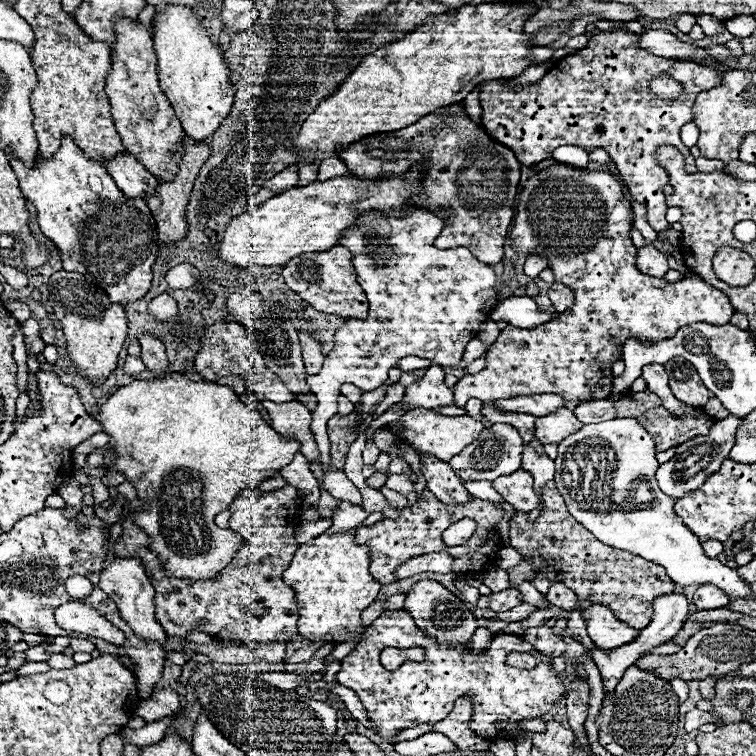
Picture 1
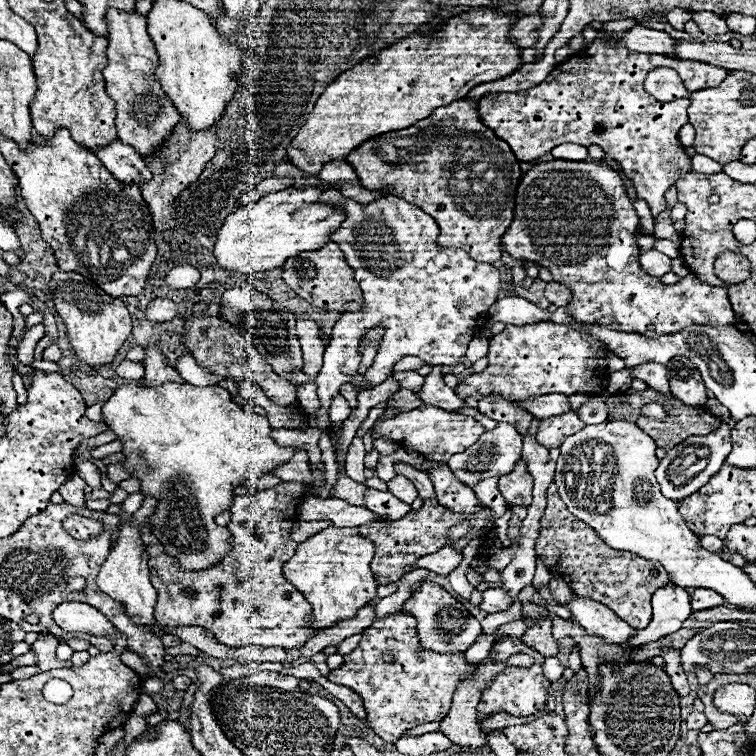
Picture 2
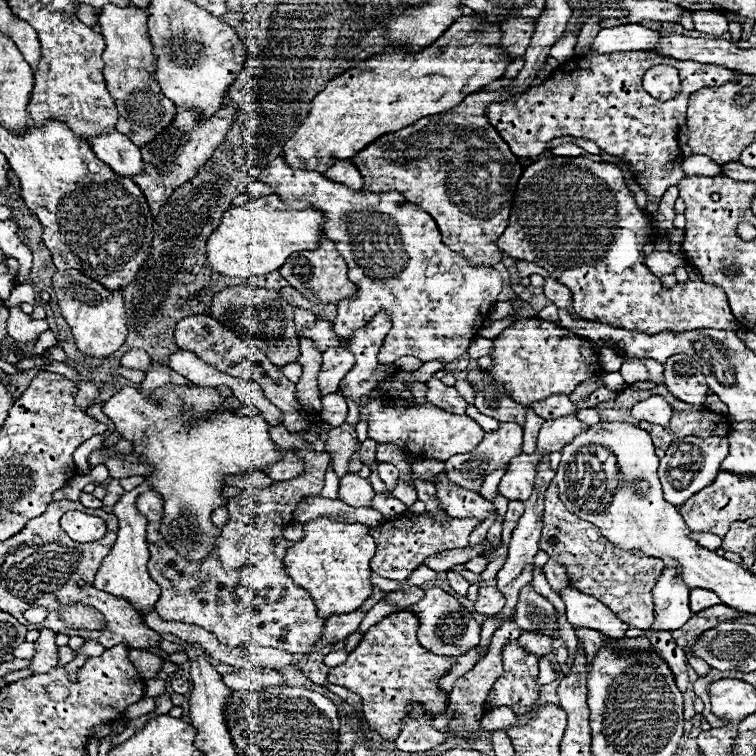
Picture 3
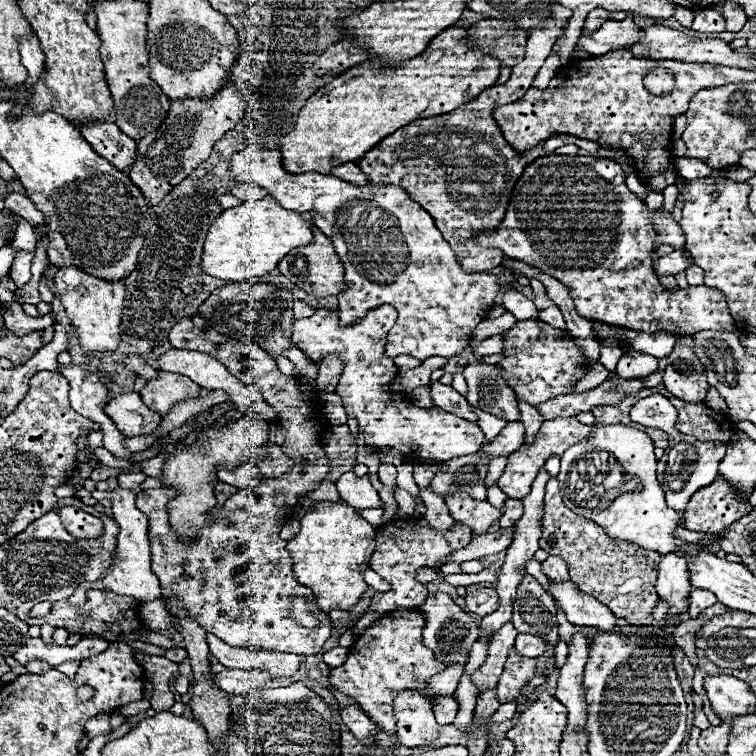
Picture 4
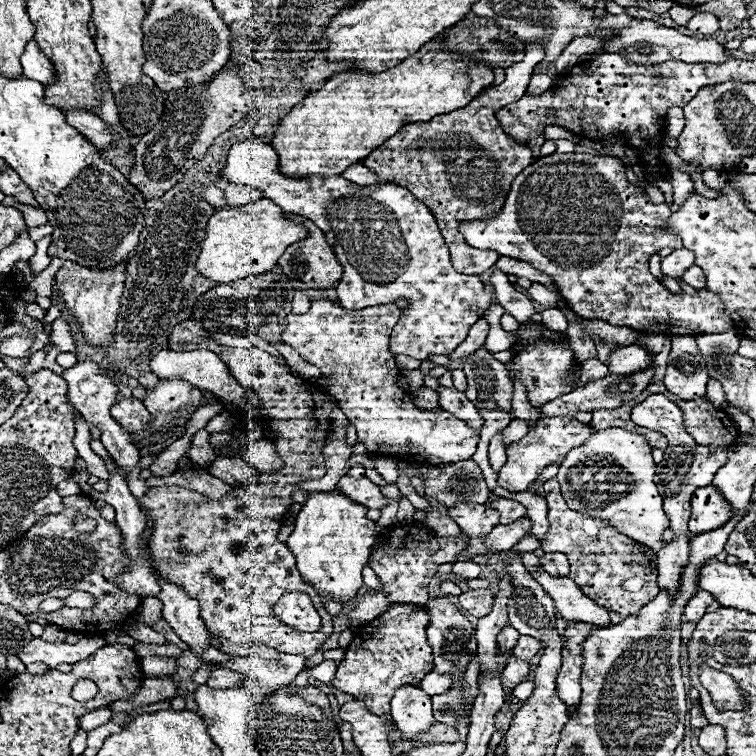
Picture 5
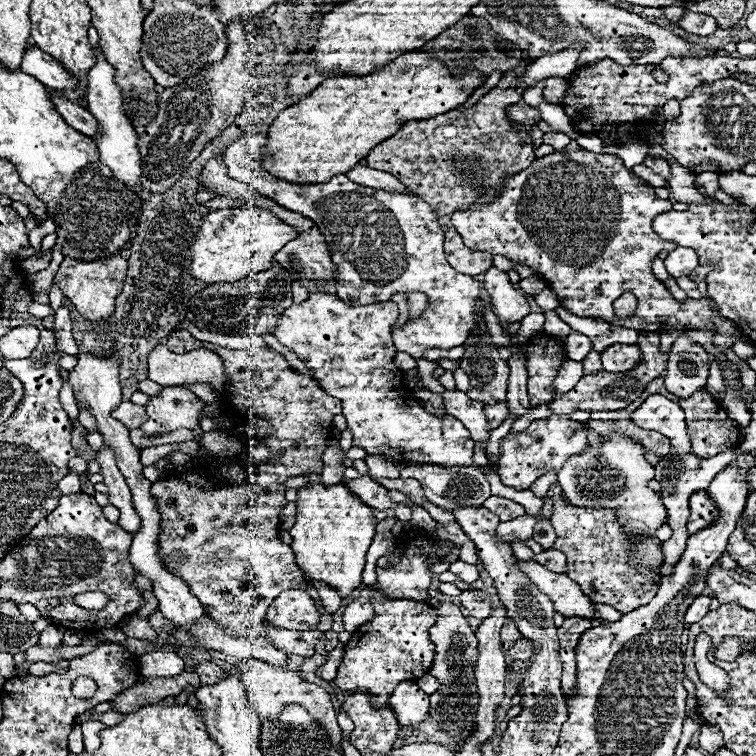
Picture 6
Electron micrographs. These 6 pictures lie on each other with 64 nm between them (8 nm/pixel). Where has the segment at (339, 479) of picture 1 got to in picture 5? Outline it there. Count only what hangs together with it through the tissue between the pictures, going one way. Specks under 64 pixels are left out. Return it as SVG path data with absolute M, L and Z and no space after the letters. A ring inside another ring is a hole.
M342 476L336 490L340 490L352 502L362 504L364 508L382 510L386 506L386 498L380 492L380 488L374 482L370 482L366 476L360 478L360 480L356 480L352 476Z

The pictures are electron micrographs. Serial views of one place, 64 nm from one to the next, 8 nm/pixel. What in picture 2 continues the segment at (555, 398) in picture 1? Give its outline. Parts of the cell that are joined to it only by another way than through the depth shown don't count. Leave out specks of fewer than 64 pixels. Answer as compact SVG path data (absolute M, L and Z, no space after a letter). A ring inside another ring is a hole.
M544 394L540 398L516 400L514 404L522 410L528 410L534 418L550 418L556 414L564 414L564 410L570 410L568 398L564 394Z

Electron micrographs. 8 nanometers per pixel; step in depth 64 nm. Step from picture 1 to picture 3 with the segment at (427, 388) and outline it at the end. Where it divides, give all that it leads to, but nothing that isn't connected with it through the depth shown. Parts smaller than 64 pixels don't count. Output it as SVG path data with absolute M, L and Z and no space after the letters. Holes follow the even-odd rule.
M430 378L426 382L428 386L428 392L426 392L426 398L434 404L434 406L440 406L442 410L448 410L448 412L454 412L454 414L464 414L466 410L466 402L464 398L456 392L456 388L450 388L450 386L444 386L438 378Z

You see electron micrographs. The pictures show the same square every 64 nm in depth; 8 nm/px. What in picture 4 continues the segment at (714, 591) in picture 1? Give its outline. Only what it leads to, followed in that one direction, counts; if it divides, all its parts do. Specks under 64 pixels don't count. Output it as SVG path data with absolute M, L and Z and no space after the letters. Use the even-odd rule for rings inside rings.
M692 590L690 592L690 606L688 606L688 615L690 618L696 618L696 614L700 614L700 610L706 610L708 606L714 606L718 602L718 598L708 592L708 590Z

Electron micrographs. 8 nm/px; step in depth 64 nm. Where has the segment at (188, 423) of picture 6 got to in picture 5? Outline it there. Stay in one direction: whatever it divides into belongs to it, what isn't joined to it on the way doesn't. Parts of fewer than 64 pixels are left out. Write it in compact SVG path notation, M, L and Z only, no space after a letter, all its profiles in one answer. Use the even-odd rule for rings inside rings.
M160 380L154 388L146 390L144 406L154 416L150 424L152 430L172 424L176 418L192 418L198 402L202 400L202 392L184 380ZM205 429L199 430L188 451L188 457L201 468L208 467L217 457L209 444L209 436Z

